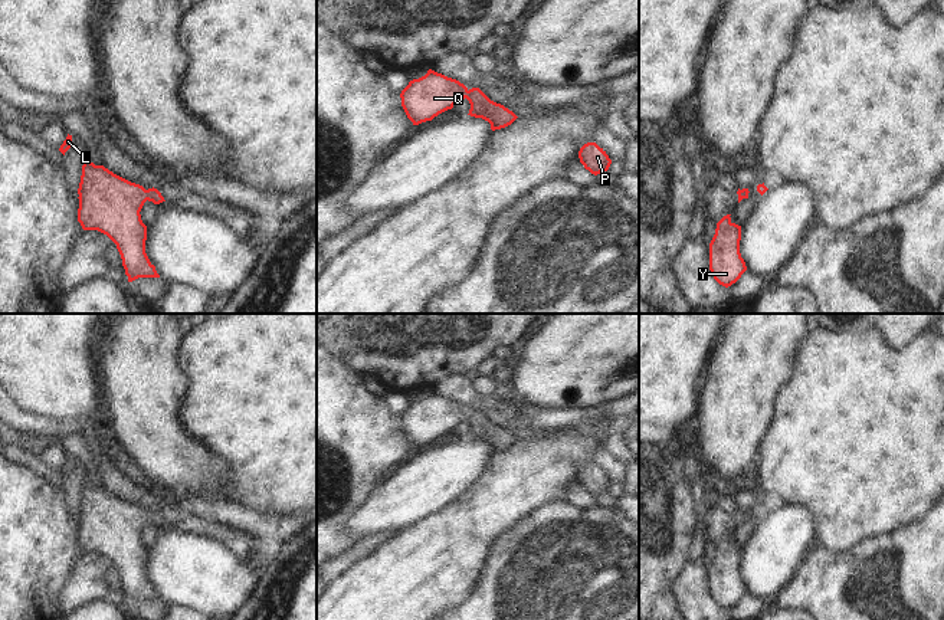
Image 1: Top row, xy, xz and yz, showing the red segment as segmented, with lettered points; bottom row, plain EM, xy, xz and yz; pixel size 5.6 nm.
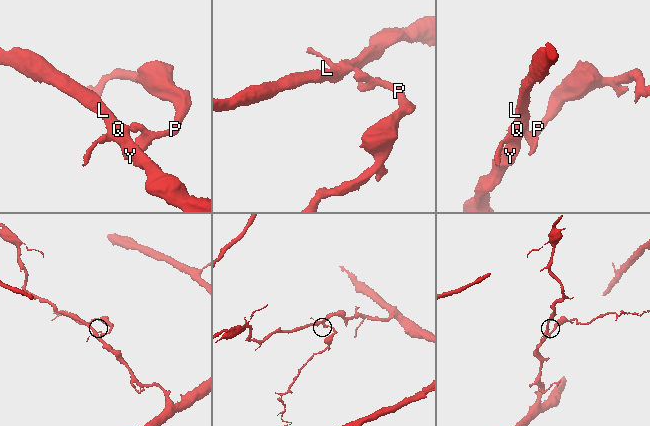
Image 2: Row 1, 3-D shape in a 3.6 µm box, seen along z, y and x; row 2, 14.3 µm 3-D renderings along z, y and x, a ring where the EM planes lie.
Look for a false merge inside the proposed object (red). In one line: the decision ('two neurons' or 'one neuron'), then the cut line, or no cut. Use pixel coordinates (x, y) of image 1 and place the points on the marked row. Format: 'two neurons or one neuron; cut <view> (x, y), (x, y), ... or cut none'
one neuron; cut none

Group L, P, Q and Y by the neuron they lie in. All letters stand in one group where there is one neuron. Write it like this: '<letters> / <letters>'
L P Q Y

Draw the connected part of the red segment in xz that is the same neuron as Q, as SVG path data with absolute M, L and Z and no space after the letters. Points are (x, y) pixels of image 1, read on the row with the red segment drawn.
M432 69L425 76L410 81L400 98L413 125L432 121L465 98L471 104L468 115L488 121L492 131L505 128L518 118L504 105L491 101L479 88L468 89L459 81Z

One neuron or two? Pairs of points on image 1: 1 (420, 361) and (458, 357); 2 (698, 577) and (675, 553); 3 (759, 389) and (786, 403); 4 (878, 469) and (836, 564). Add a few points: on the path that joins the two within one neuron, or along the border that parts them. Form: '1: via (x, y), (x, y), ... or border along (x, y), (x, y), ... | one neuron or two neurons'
1: via (429, 357), (449, 357) | one neuron
2: border along (688, 560), (674, 583), (672, 594) | two neurons
3: border along (792, 368), (790, 379), (777, 393), (767, 432) | two neurons
4: border along (872, 537), (842, 551), (829, 551), (820, 545) | two neurons

